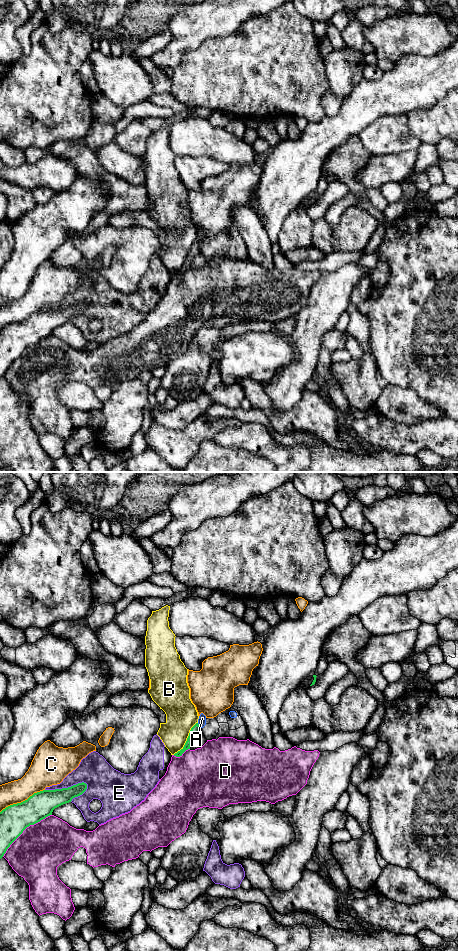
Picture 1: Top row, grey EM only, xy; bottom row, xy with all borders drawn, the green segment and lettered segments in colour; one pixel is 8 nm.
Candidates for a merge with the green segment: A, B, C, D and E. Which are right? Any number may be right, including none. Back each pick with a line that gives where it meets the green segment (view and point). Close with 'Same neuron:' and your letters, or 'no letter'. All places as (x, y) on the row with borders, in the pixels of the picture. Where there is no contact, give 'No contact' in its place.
Same neuron: no letter

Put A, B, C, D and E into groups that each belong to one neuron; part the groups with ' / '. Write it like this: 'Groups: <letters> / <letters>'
Groups: A / B / C / D / E

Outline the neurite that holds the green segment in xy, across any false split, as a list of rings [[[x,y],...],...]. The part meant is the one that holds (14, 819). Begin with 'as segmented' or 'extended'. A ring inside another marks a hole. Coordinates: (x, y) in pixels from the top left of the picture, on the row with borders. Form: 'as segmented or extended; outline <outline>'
as segmented; outline [[[82,782],[68,788],[43,790],[3,809],[0,812],[0,859],[27,827],[52,815],[55,808],[71,802],[86,789],[87,784]]]

